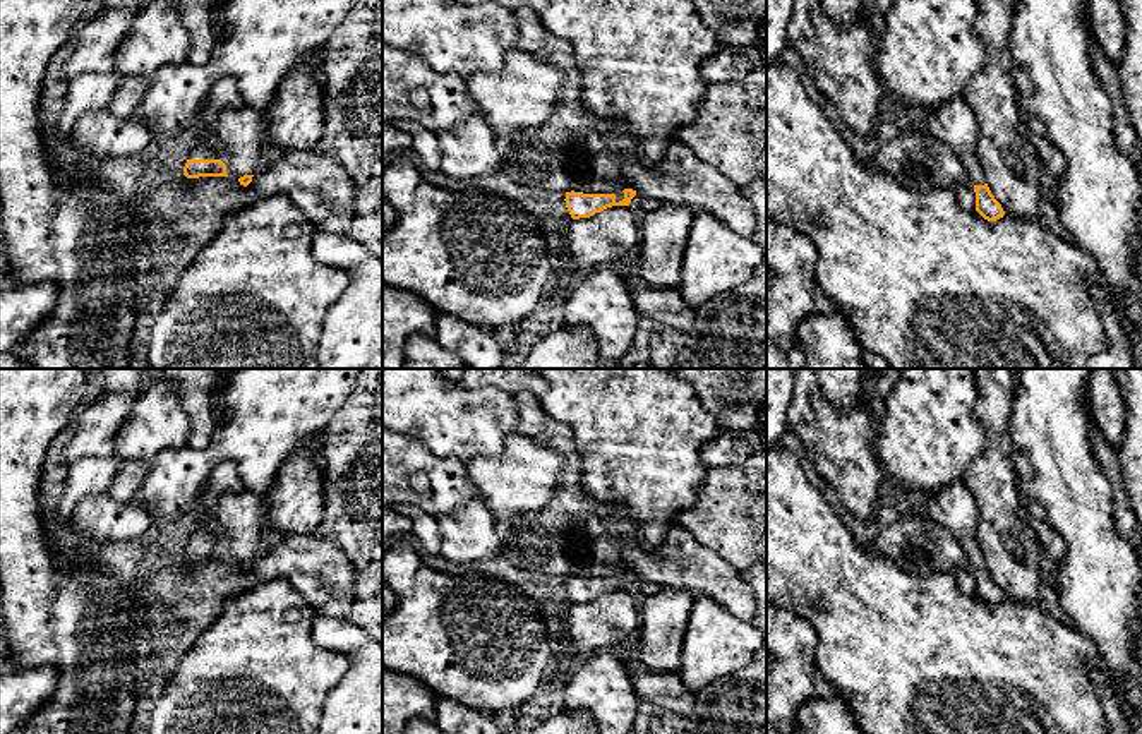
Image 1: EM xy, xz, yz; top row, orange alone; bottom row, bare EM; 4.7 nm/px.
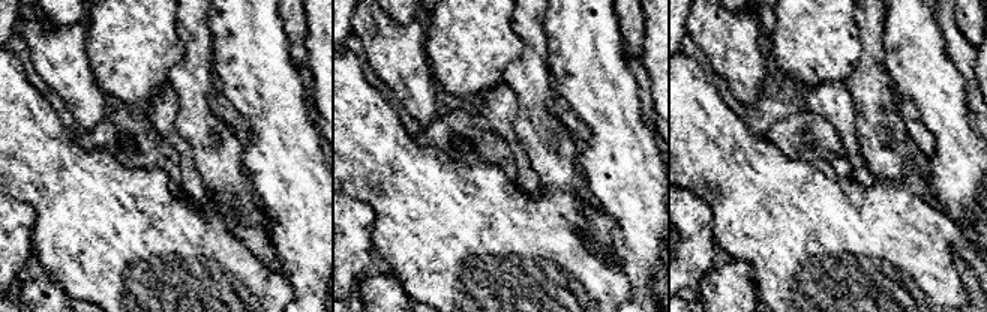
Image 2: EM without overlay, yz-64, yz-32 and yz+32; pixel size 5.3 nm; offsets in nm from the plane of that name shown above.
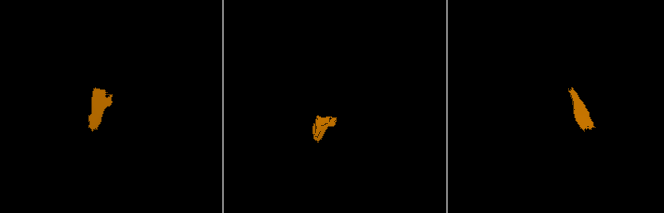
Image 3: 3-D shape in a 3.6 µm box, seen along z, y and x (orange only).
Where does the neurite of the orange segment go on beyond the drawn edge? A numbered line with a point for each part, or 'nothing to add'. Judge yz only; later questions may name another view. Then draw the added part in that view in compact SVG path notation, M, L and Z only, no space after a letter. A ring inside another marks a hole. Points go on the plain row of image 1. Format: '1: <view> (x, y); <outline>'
1: yz (955, 508); M964 480L926 496L928 516L943 525L967 552L974 569L984 569L986 561L976 540L979 508Z

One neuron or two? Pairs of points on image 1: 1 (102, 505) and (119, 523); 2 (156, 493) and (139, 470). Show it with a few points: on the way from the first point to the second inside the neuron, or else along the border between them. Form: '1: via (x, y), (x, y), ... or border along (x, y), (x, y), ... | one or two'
1: via (105, 510), (114, 518) | one
2: border along (151, 462), (144, 482), (131, 503) | two

